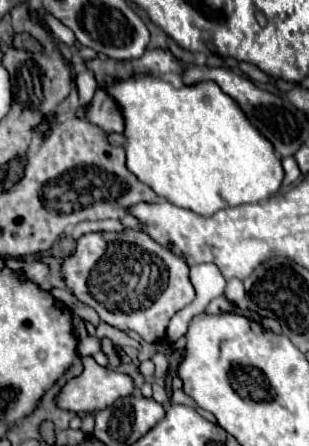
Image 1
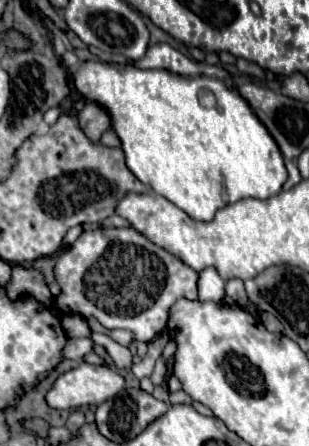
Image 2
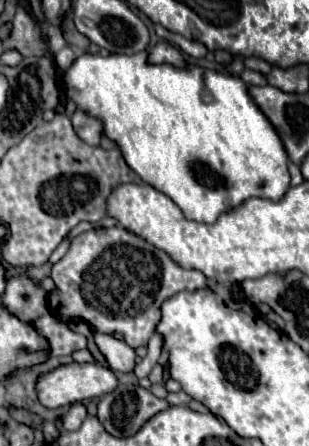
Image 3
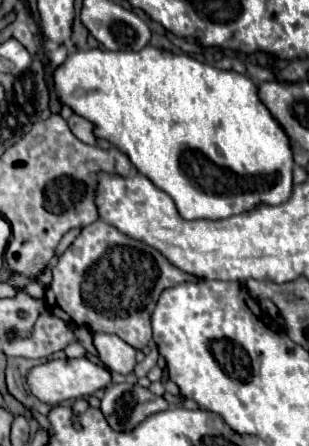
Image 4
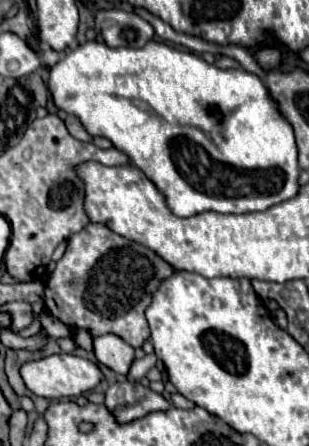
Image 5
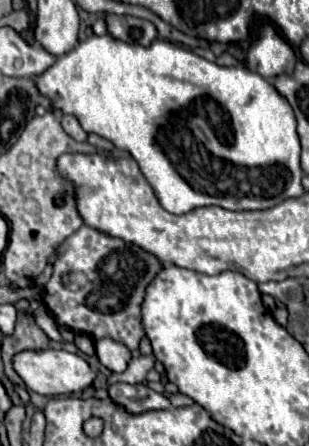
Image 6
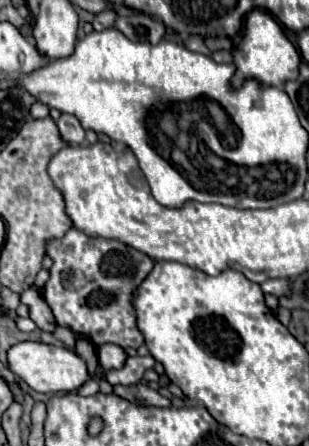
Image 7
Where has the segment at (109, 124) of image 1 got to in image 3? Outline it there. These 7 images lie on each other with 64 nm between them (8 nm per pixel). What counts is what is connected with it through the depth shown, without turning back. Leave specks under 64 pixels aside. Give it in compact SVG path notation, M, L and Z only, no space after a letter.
M76 110L72 114L72 126L74 126L74 132L90 146L98 146L100 144L100 138L102 138L102 122L88 116L86 112L82 110Z

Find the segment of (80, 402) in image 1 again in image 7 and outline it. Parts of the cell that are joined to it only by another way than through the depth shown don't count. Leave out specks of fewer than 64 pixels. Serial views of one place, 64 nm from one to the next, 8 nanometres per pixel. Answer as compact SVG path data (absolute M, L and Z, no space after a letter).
M18 342L8 348L8 368L36 392L74 392L88 380L86 362L68 348L44 342Z

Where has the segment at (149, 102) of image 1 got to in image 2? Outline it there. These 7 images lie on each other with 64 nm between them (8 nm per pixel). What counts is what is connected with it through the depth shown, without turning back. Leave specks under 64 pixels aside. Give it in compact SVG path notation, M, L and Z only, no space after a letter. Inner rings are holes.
M86 60L82 62L82 66L72 74L72 80L74 80L74 88L76 92L86 100L86 102L96 102L100 104L108 116L110 116L110 122L112 122L112 130L116 132L116 136L120 138L122 142L122 150L126 154L126 166L134 172L134 176L142 182L142 184L150 184L150 188L168 198L170 202L174 202L178 208L182 208L192 220L202 220L202 222L210 222L216 214L216 210L228 206L228 204L236 204L238 200L244 200L244 198L260 198L260 200L266 200L270 196L276 196L284 182L288 180L288 172L286 172L286 166L284 166L284 156L280 152L280 148L276 148L276 140L272 140L272 136L268 136L268 130L264 128L264 124L260 124L260 120L256 120L256 114L252 112L252 108L248 108L248 102L244 100L244 96L240 96L240 92L236 92L234 86L228 86L224 80L218 80L218 78L208 78L208 76L180 76L180 74L172 74L168 70L142 70L142 68L136 68L134 64L124 64L122 68L118 68L116 64L110 64L110 62L102 62L102 60ZM208 90L214 94L216 98L216 104L206 108L202 102L200 102L200 94Z

